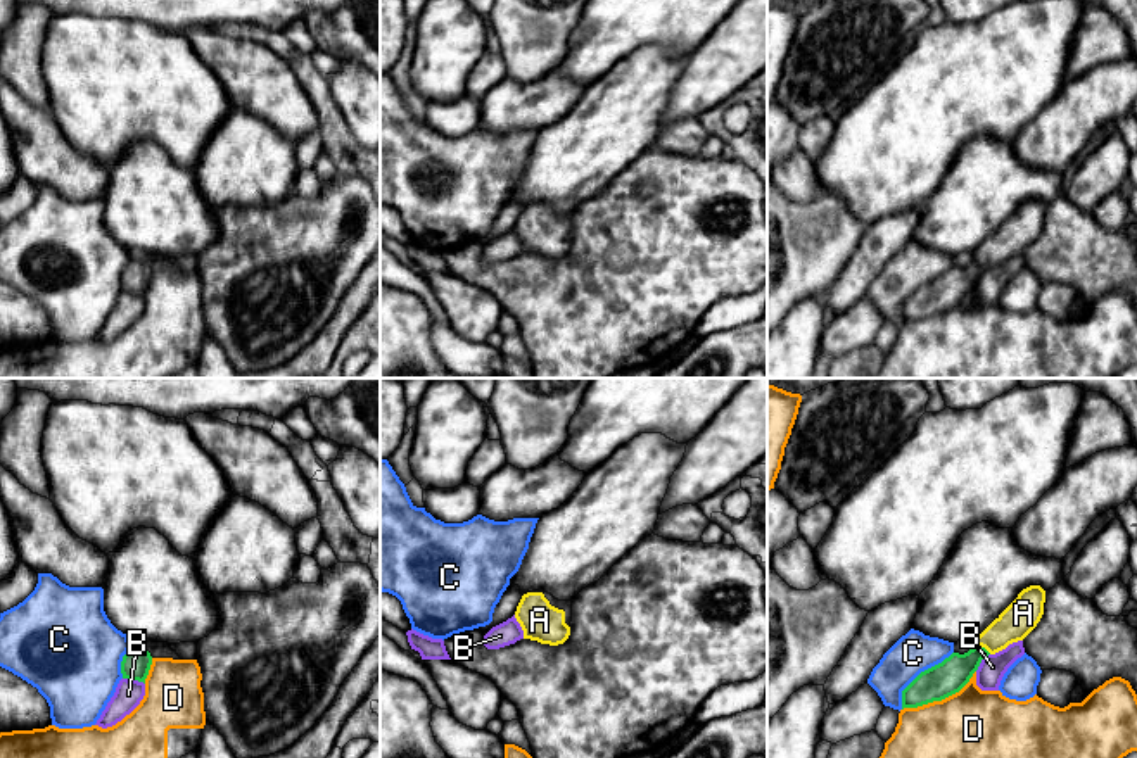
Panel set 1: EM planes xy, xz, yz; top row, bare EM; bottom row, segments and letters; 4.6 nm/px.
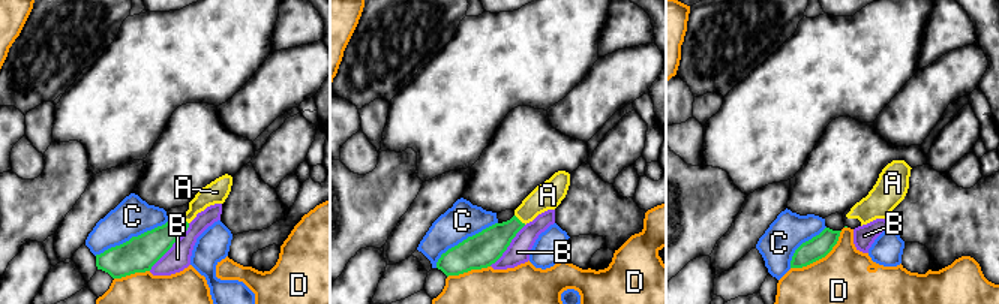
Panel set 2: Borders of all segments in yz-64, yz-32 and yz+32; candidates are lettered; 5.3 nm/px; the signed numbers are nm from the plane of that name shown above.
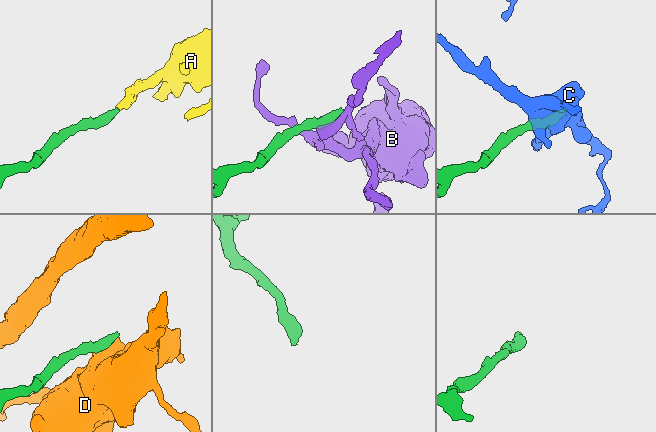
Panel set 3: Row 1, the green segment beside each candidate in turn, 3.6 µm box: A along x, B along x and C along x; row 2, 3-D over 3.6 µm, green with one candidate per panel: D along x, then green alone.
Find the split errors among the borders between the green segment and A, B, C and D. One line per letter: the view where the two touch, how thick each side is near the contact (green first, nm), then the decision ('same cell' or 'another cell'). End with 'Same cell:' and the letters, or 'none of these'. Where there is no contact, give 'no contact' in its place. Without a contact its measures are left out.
A: meets green in yz; 160 nm thick on the green side, 160 nm on the other; same cell
B: meets green in xy; 140 nm thick on the green side, 130 nm on the other; another cell
C: meets green in yz; 160 nm thick on the green side, 190 nm on the other; another cell
D: meets green in yz; 160 nm thick on the green side, 500 nm on the other; another cell
Same cell: A

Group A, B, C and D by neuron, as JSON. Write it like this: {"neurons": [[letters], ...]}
{"neurons": [["A"], ["B"], ["C"], ["D"]]}

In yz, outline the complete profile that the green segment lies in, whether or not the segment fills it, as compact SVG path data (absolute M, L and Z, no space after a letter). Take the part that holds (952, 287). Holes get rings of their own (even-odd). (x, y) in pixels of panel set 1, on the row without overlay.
M1040 199L1023 202L1018 211L976 250L964 268L952 266L942 276L921 285L902 304L902 323L942 314L959 306L978 283L981 273L1023 254L1044 228L1045 204Z

